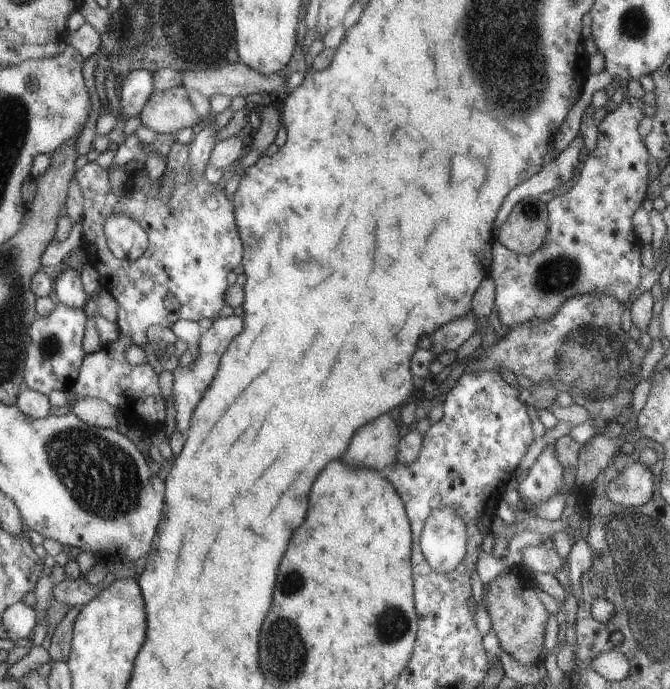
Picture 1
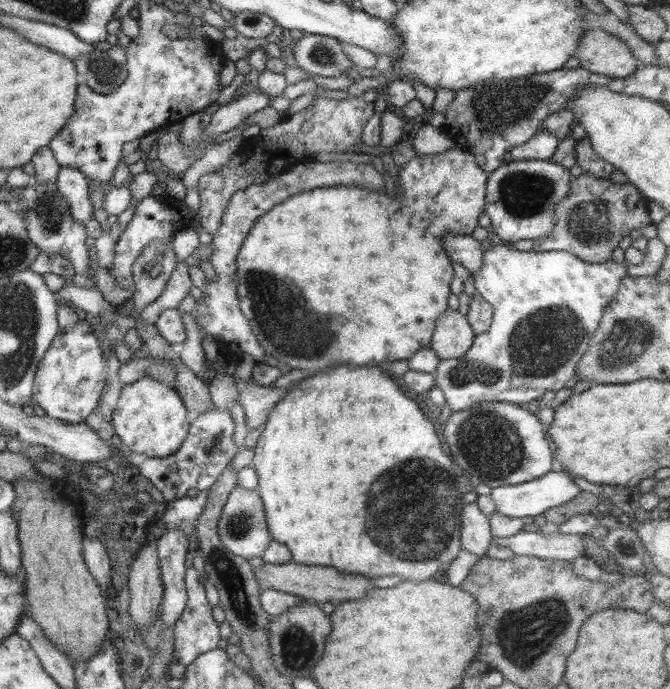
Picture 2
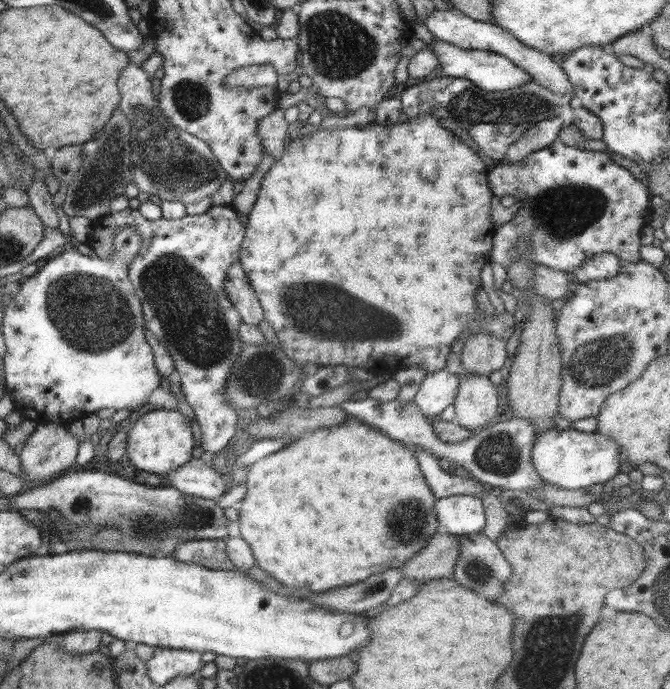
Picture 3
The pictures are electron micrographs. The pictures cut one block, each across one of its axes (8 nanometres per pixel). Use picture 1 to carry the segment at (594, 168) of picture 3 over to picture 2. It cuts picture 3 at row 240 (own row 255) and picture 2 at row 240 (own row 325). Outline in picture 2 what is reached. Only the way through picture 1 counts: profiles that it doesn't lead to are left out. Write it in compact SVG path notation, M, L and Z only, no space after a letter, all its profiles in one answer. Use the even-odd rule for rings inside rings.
M506 159L494 171L491 171L485 184L485 204L483 213L490 220L490 225L495 234L511 245L519 240L533 240L545 238L553 230L553 220L555 220L555 208L561 202L569 190L569 171L562 166L548 160L509 160Z

